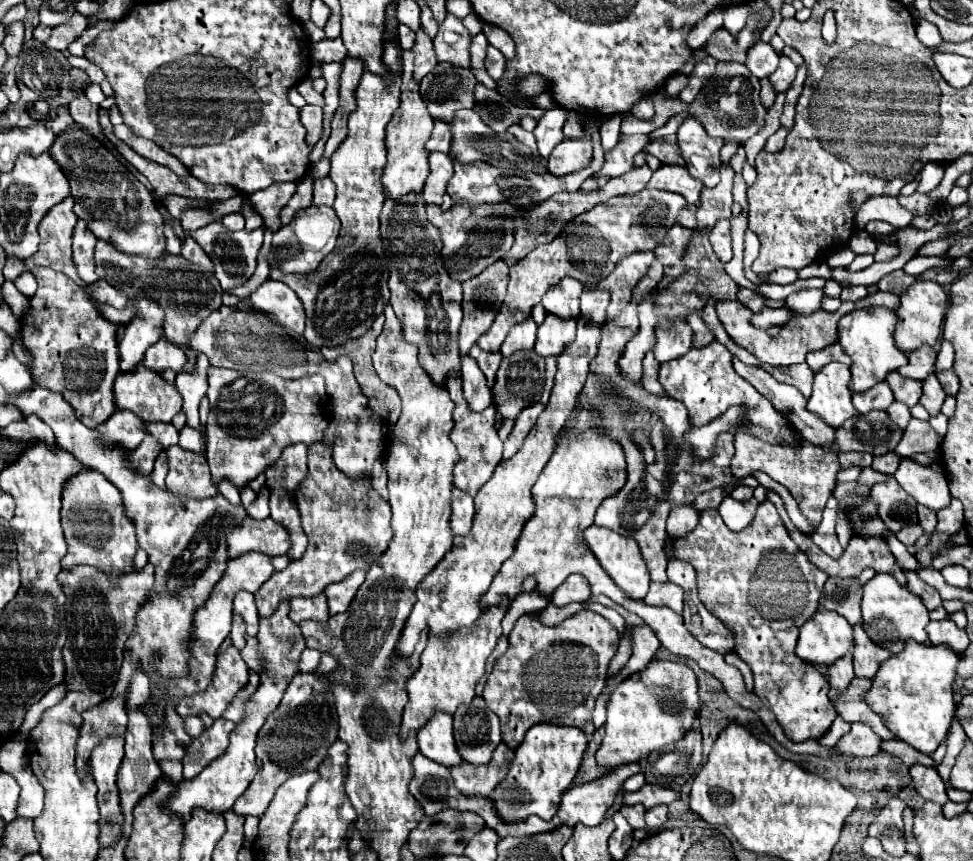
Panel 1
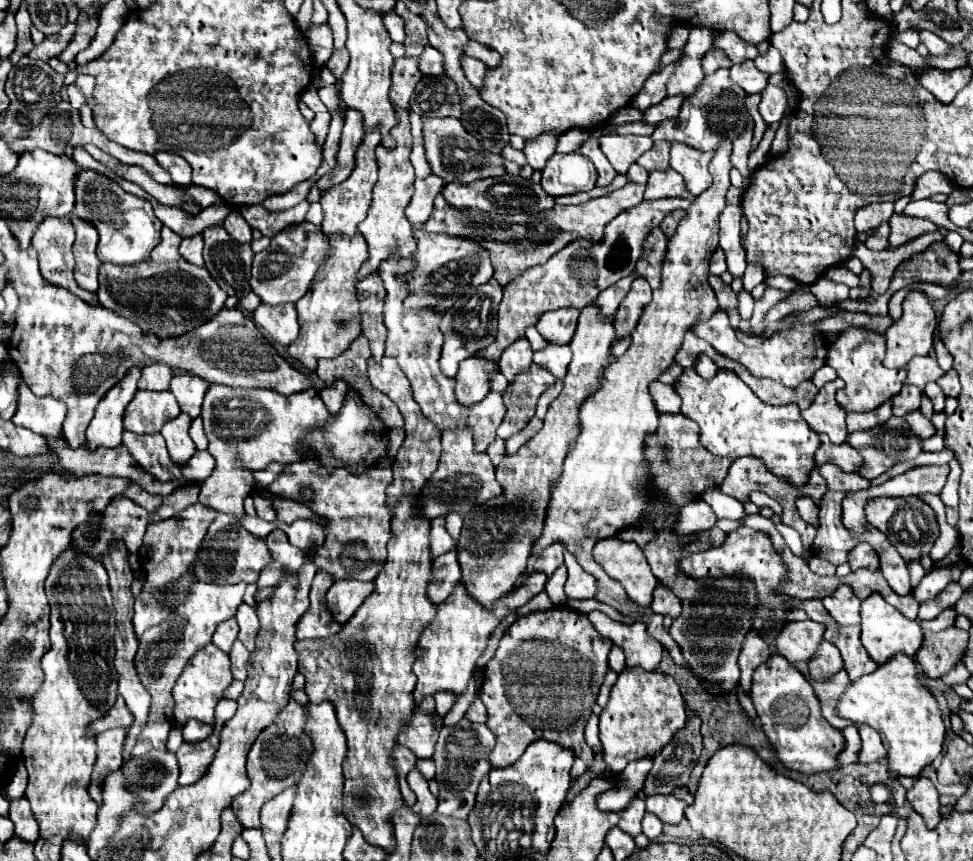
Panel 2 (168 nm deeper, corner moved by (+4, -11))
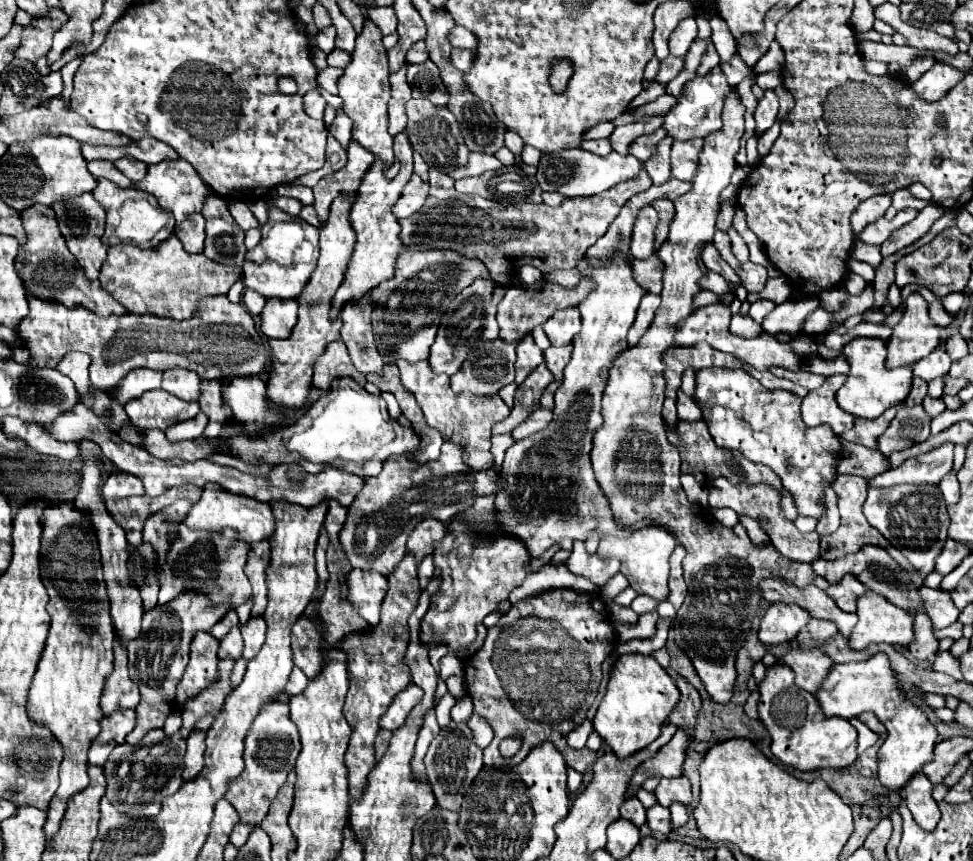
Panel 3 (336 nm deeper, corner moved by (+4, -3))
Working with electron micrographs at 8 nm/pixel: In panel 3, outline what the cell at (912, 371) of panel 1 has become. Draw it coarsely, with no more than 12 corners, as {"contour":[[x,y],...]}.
{"contour":[[944,346],[932,350],[912,366],[926,382],[946,376],[950,356]]}

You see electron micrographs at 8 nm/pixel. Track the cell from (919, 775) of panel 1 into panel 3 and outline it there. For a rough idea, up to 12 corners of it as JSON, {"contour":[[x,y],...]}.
{"contour":[[922,772],[904,786],[918,826],[934,830],[940,808],[934,784]]}

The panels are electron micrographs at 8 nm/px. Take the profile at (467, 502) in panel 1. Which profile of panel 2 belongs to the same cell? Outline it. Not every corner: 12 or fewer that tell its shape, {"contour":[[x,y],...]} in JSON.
{"contour":[[444,518],[432,520],[430,542],[434,556],[446,554],[454,540]]}

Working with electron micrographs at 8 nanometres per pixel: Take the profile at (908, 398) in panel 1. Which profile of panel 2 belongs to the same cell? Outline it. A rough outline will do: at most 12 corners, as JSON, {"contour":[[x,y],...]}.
{"contour":[[904,384],[892,400],[894,416],[916,412],[922,392]]}

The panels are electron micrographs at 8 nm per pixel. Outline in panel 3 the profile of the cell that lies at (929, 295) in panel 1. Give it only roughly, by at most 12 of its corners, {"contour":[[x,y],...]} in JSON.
{"contour":[[910,294],[886,366],[912,366],[938,344],[928,302]]}

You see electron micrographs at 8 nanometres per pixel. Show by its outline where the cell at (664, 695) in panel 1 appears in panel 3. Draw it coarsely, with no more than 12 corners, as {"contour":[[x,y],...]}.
{"contour":[[622,654],[594,716],[618,758],[660,736],[678,700],[652,656]]}

